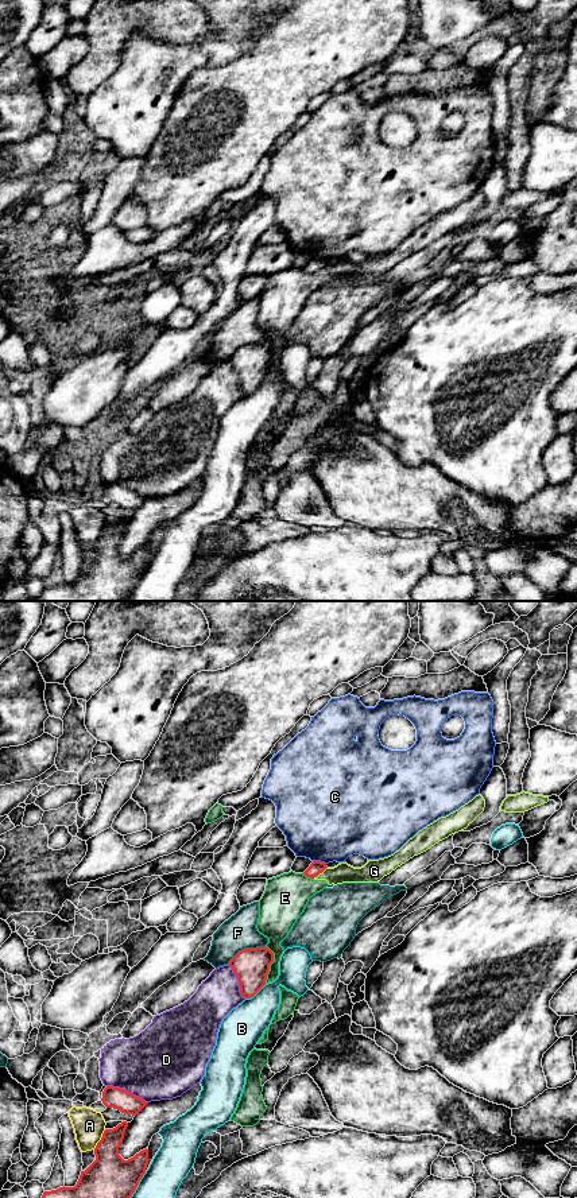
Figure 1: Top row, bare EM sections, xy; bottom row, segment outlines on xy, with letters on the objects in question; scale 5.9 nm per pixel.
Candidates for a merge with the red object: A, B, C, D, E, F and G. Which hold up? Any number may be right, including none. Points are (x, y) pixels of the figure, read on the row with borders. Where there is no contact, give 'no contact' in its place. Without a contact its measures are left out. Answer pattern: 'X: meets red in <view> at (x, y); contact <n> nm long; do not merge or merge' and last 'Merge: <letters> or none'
A: meets red in xy at (101, 1139); contact 140 nm long; do not merge
B: meets red in xy at (255, 993); contact 160 nm long; do not merge
C: meets red in xy at (320, 861); contact 80 nm long; do not merge
D: meets red in xy at (126, 1090); contact 260 nm long; do not merge
E: meets red in xy at (270, 964); contact 220 nm long; do not merge
F: meets red in xy at (246, 949); contact 260 nm long; do not merge
G: meets red in xy at (320, 872); contact 110 nm long; do not merge
Merge: none

